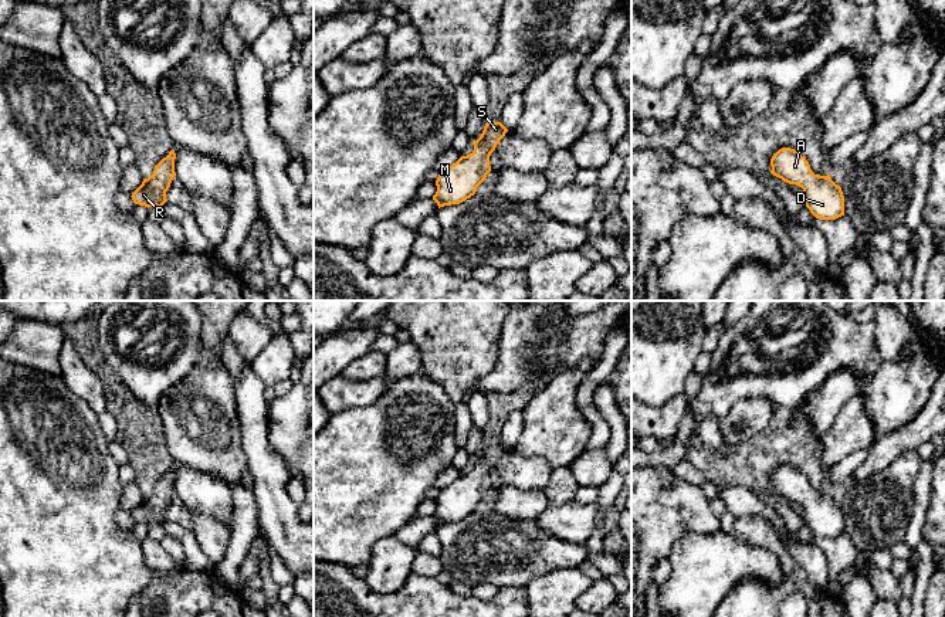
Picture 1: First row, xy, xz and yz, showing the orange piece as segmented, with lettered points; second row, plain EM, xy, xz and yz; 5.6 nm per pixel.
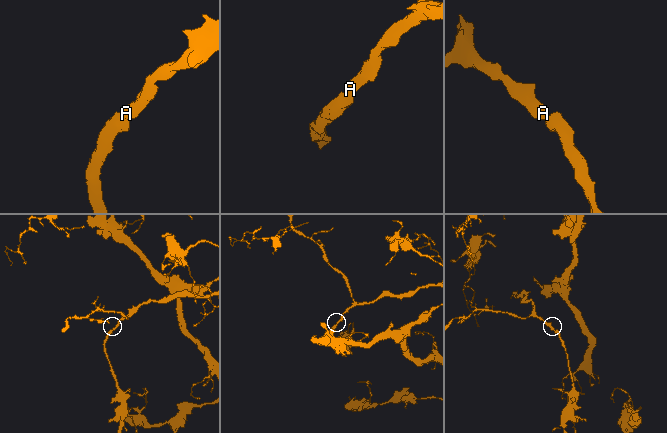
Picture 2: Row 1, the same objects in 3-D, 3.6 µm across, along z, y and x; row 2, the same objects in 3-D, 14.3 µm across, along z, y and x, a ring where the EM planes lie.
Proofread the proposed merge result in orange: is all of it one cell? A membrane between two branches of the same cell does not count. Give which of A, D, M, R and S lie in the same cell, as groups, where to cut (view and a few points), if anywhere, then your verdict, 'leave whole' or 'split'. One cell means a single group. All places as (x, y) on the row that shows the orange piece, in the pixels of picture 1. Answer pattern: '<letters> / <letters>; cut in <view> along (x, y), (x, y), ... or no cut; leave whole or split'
A D M R S; no cut; leave whole

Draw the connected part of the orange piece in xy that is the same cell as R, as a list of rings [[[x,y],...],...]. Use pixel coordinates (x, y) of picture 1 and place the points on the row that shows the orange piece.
[[[170,150],[166,157],[163,157],[153,170],[153,174],[148,179],[143,179],[142,184],[132,193],[132,200],[135,204],[145,207],[162,207],[166,200],[166,191],[170,187],[170,183],[175,173],[175,150]]]

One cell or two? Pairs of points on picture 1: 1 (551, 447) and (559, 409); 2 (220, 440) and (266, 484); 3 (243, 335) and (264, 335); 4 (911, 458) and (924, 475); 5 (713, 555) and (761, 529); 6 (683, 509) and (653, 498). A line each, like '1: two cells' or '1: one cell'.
1: one cell
2: two cells
3: one cell
4: two cells
5: two cells
6: one cell

